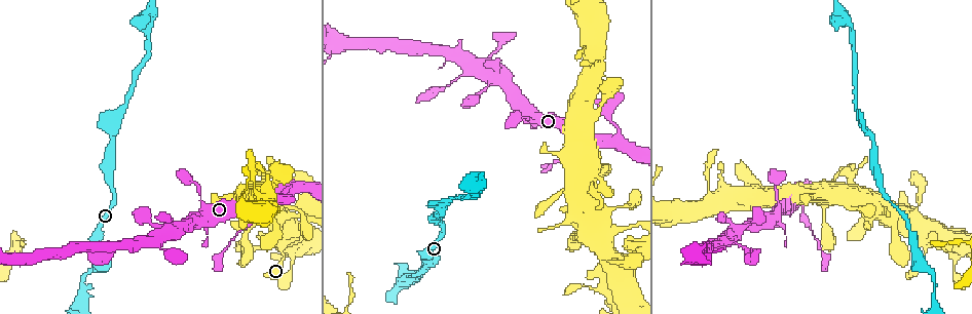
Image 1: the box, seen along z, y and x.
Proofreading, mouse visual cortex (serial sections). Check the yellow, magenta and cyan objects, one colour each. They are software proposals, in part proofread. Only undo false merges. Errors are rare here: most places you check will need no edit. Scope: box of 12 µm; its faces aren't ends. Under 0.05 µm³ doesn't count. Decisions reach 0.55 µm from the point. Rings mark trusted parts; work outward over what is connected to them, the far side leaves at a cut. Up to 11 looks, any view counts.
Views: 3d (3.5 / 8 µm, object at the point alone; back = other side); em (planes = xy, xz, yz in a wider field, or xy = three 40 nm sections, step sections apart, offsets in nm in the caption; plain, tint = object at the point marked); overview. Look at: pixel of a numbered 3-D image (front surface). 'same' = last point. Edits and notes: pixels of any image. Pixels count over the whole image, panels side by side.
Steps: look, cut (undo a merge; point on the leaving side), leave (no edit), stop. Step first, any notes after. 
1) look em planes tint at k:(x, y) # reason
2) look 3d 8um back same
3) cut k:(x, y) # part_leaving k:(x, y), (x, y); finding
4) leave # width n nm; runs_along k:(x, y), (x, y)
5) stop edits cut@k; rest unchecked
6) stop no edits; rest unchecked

look 3d 3.5um at 1:(593, 56) # abrupt turn

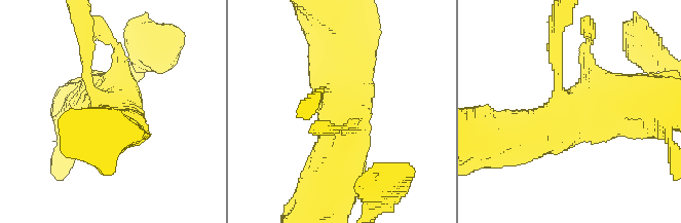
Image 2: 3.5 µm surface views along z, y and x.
look em xy step 1 tint at 2:(573, 113)

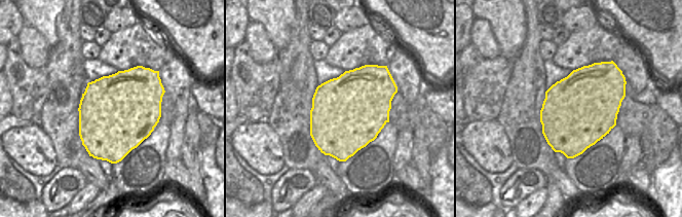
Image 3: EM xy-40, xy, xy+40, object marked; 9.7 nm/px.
leave # width 700 nm; runs_along 2:(658, 104), (587, 107), (532, 129); one cell here

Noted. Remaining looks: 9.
look 3d 3.5um at 1:(795, 204) # narrows sharply

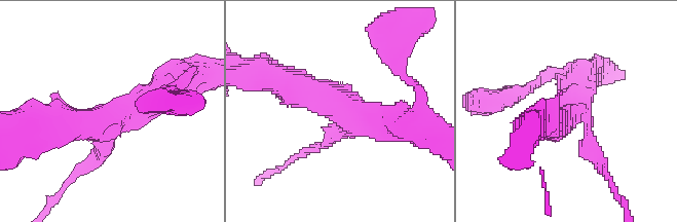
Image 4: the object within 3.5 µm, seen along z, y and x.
look em xy step 1 tint at 4:(126, 111) # arms 3; arm_widths 200, 400, 500 nm; now the EM

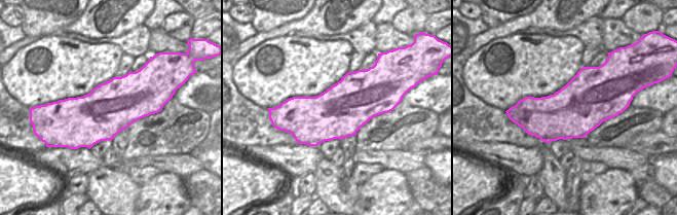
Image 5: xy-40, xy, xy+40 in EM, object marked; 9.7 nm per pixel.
leave # runs_along 4:(69, 124), (107, 121), (192, 76); one cell here

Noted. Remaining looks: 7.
look 3d 3.5um at 1:(113, 134) # thin neck

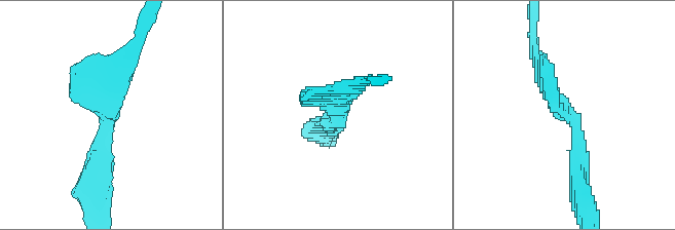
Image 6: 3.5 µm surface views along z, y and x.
look em xy step 3 tint at 6:(110, 114) # shape alone is not enough

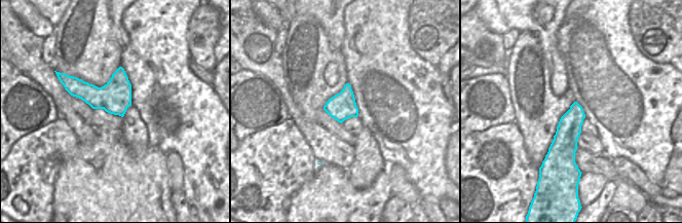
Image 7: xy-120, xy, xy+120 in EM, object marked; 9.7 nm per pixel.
leave # runs_along 6:(580, 175), (575, 121), (535, 54); one cell here

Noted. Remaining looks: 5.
look 3d 3.5um at 1:(475, 189) # sharp bend

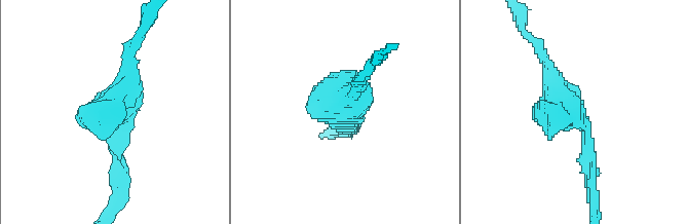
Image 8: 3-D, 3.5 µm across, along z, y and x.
look em xy step 2 tint at 8:(573, 112) # need the tissue

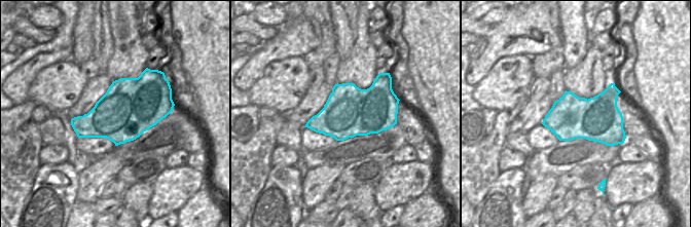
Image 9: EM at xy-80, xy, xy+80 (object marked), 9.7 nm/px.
leave # runs_along 8:(590, 180), (577, 117), (532, 114); one cell here

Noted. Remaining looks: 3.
stop no edits; rest unchecked

